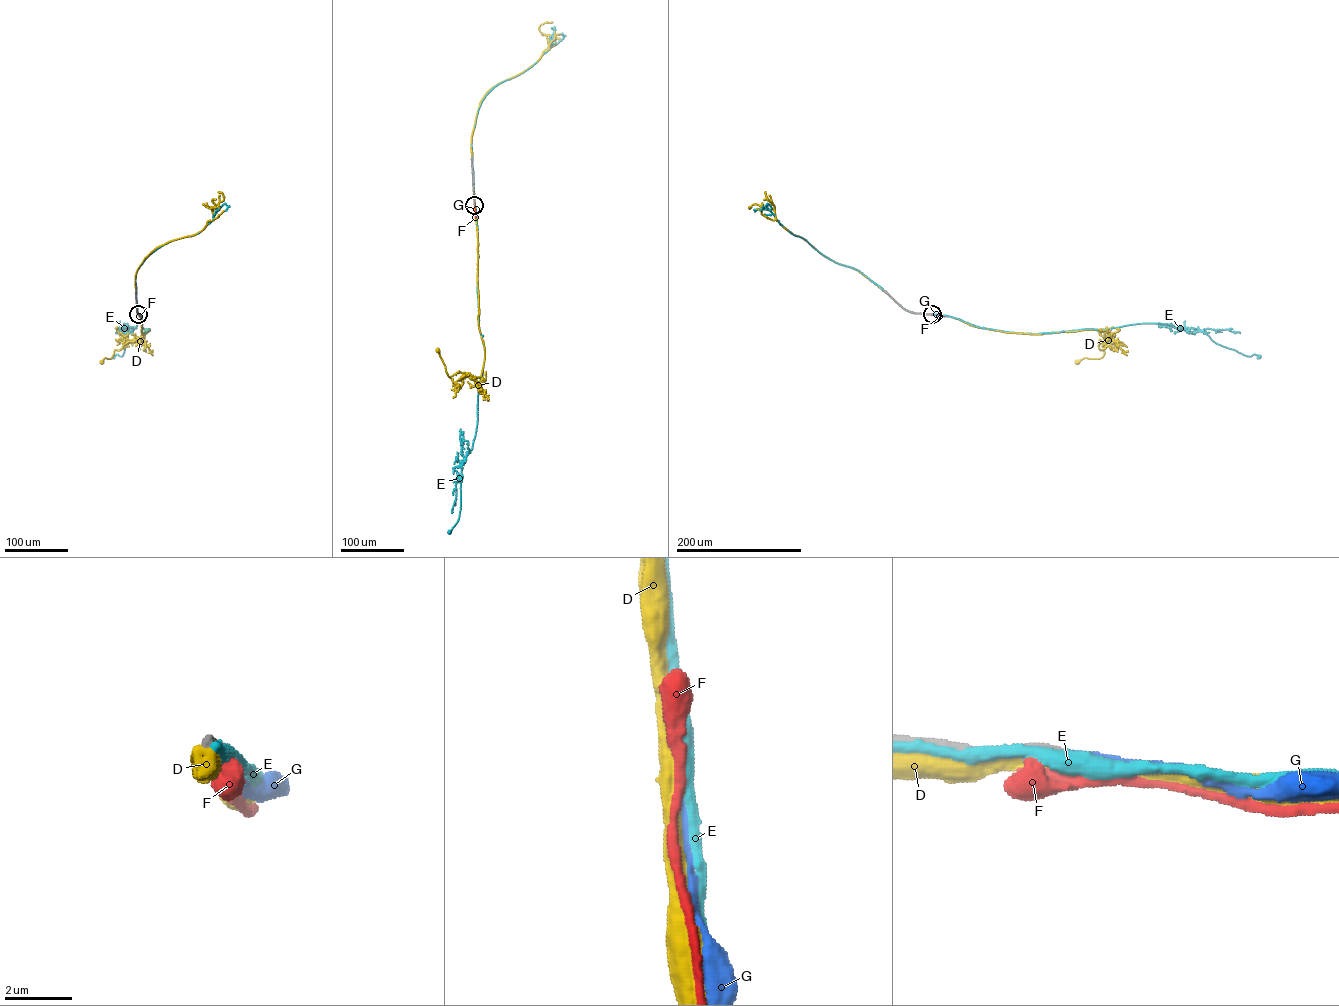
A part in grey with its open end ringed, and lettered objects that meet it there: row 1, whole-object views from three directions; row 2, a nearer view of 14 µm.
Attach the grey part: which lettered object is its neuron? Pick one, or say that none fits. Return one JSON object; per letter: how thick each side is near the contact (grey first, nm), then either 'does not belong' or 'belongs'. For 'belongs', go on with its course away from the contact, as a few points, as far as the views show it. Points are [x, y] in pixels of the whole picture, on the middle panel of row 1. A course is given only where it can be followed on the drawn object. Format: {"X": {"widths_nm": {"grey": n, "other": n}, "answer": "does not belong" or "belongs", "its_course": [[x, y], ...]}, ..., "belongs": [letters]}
{"D": {"widths_nm": {"grey": 220, "other": 440}, "answer": "does not belong"}, "E": {"widths_nm": {"grey": 220, "other": 360}, "answer": "does not belong"}, "F": {"widths_nm": {"grey": 300, "other": 500}, "answer": "does not belong"}, "G": {"widths_nm": {"grey": 240, "other": 190}, "answer": "belongs", "its_course": [[474, 205], [476, 217]]}, "belongs": ["G"]}

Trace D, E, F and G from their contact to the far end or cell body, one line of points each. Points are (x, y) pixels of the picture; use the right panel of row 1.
D: (931, 314), (1009, 332), (1103, 332), (1106, 338), (1098, 345), (1104, 351), (1103, 356), (1077, 362)
E: (931, 314), (981, 327), (1032, 333), (1159, 323), (1190, 333), (1202, 331), (1217, 343), (1259, 357)
F: (931, 314), (944, 316)
G: (932, 314), (944, 315)

